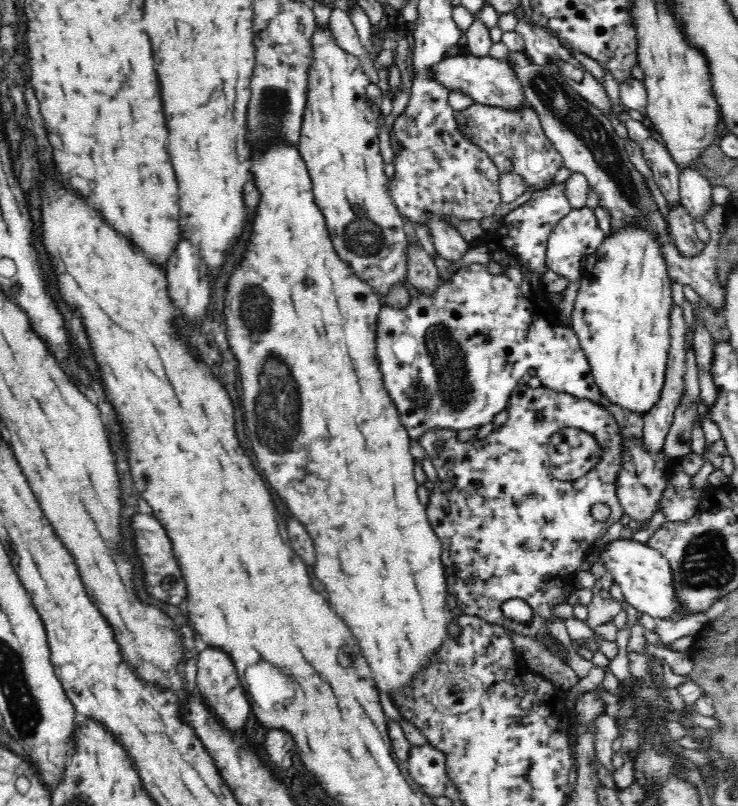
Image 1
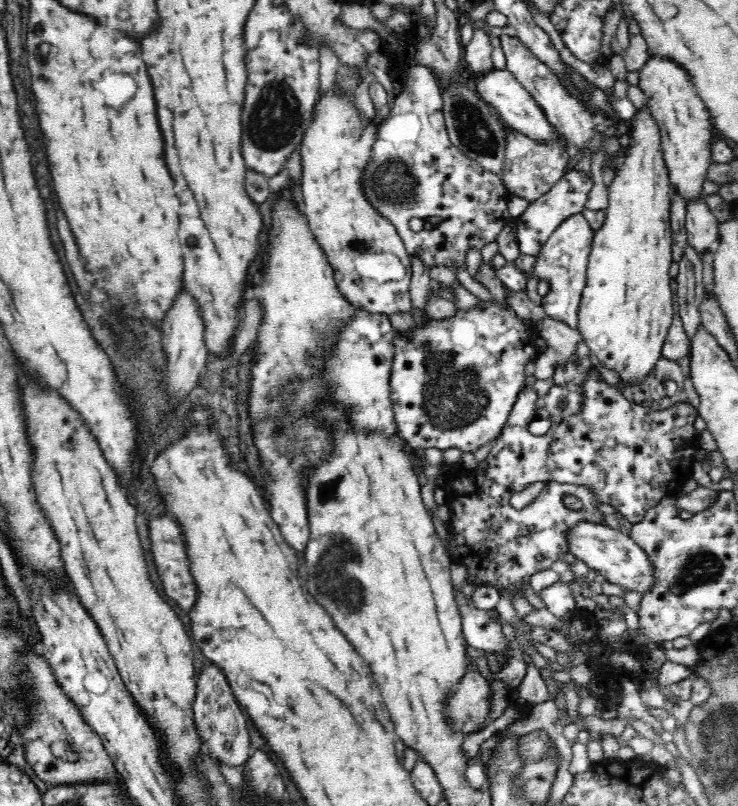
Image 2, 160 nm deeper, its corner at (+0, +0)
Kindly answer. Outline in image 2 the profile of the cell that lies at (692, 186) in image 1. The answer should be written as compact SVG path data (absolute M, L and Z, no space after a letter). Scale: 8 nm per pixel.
M703 194L687 202L685 228L688 244L692 244L702 255L719 240L720 226L716 216L710 212Z

